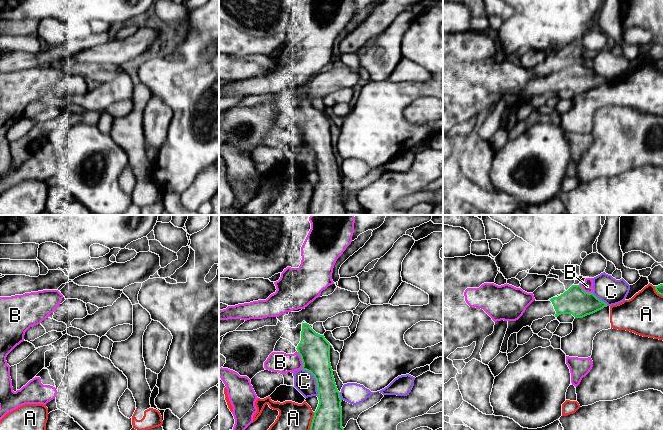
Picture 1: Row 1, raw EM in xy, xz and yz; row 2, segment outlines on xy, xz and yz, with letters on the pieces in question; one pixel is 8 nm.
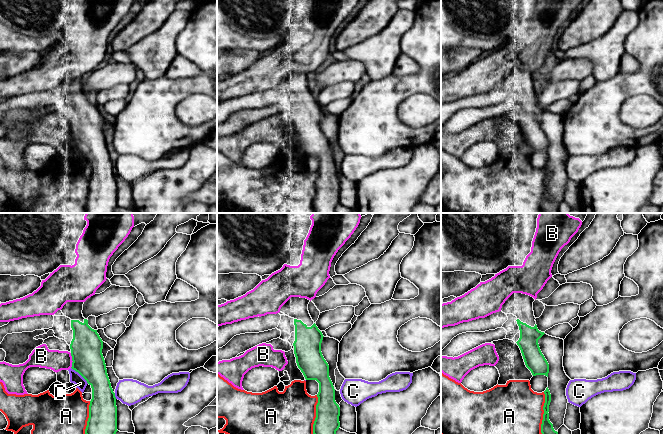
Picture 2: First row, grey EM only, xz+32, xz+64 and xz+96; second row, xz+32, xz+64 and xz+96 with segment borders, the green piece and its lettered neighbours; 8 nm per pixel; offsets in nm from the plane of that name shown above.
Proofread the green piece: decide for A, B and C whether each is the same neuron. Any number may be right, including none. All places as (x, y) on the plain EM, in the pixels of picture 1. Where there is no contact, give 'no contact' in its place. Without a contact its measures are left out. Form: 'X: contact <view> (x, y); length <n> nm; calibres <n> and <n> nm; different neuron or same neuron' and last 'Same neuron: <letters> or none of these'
A: contact xz (311, 201); length 220 nm; calibres 300 and 340 nm; different neuron
B: contact xz (301, 135); length 140 nm; calibres 260 and 170 nm; different neuron
C: contact xz (316, 157); length 260 nm; calibres 260 and 170 nm; different neuron
Same neuron: none of these

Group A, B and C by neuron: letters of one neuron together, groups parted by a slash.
A / B / C

